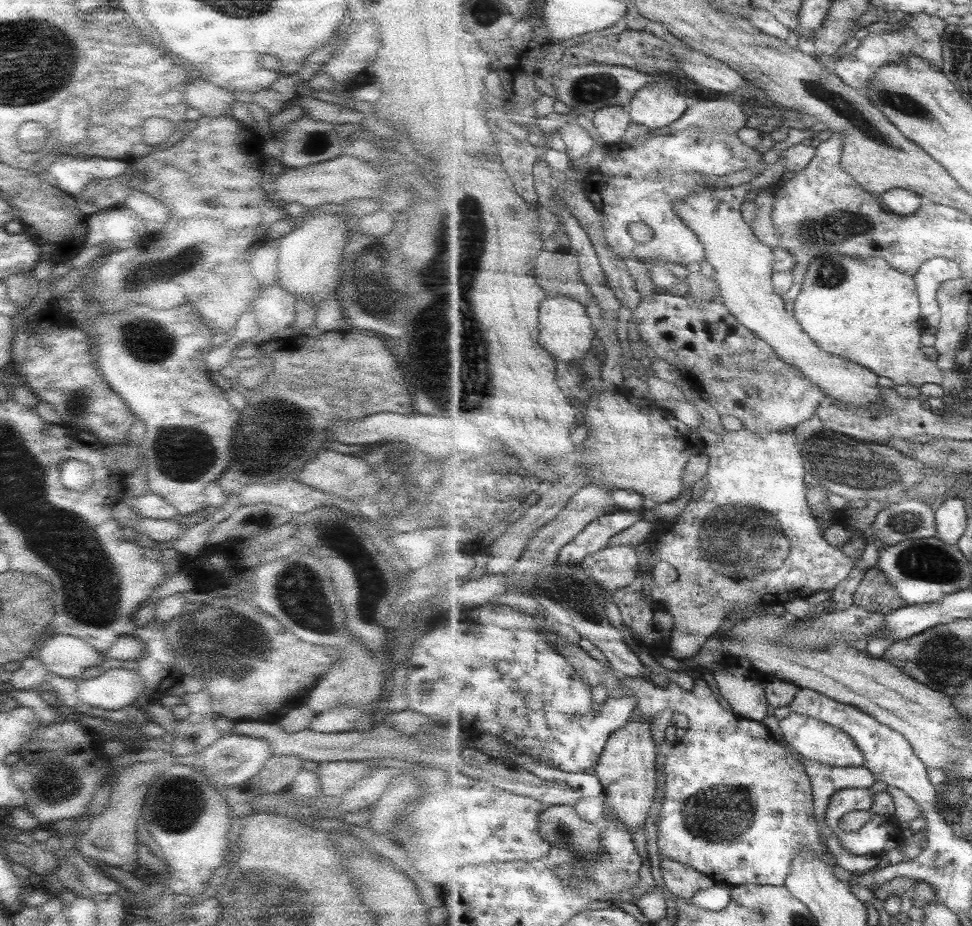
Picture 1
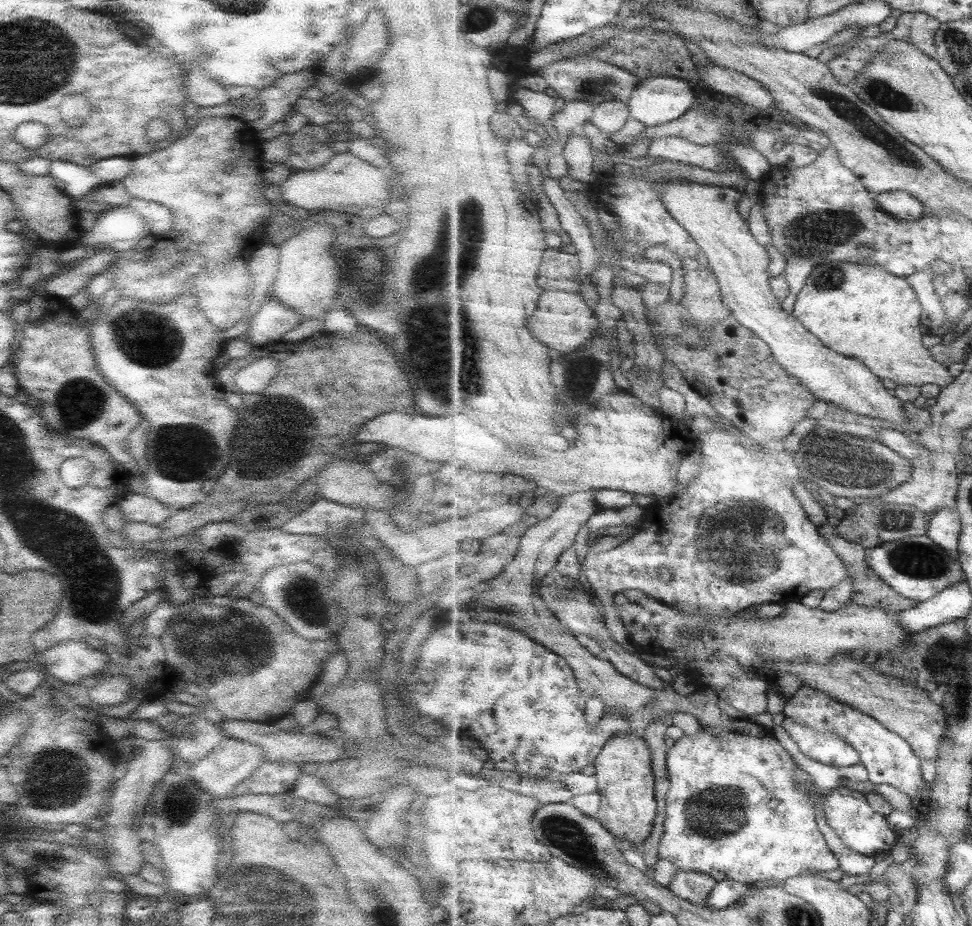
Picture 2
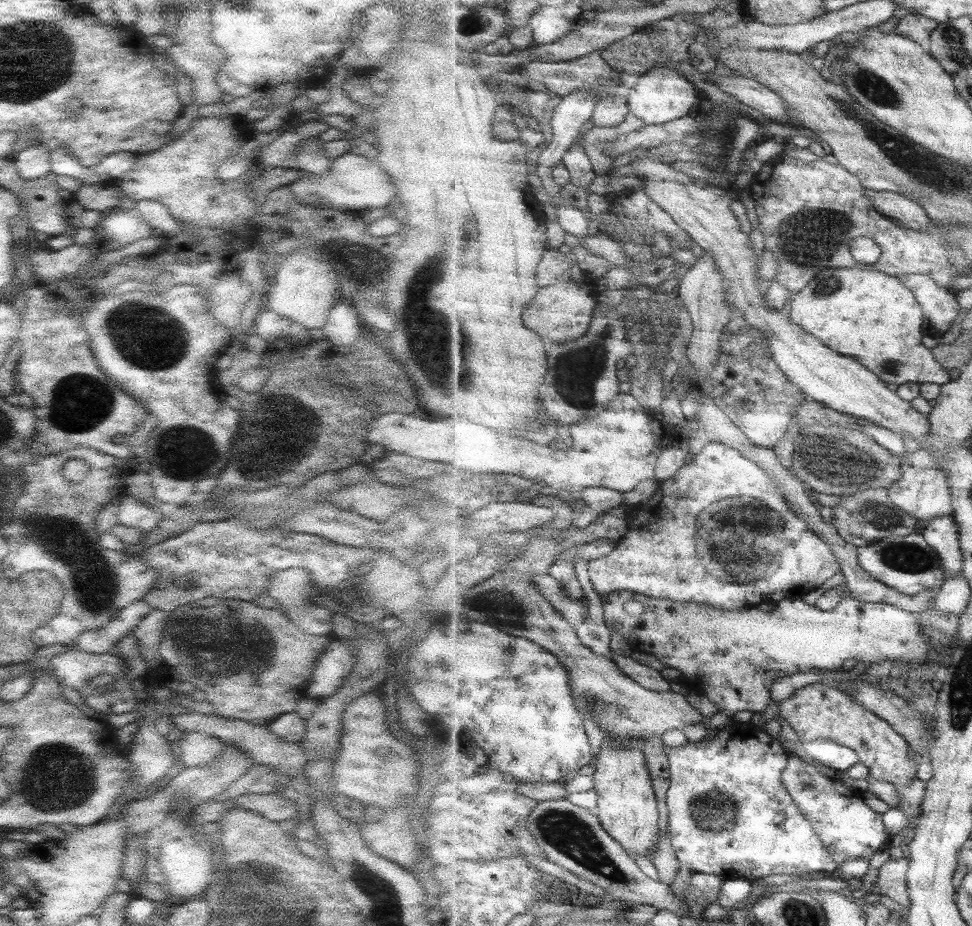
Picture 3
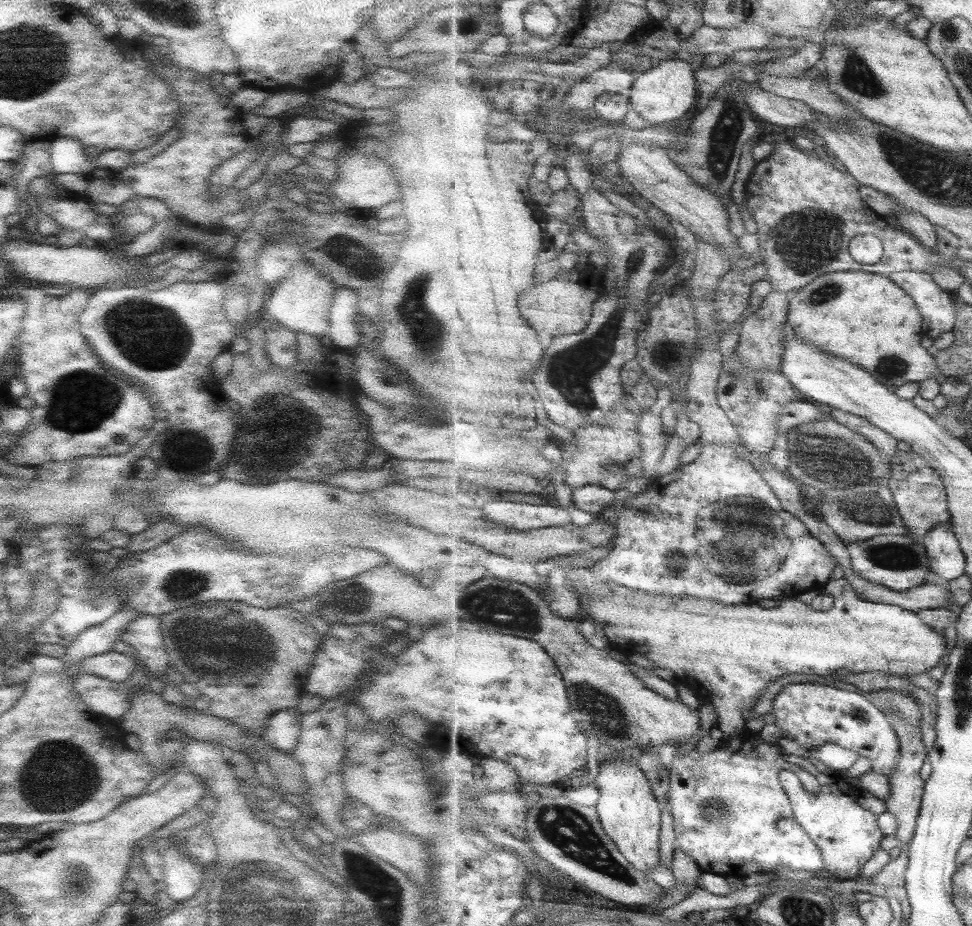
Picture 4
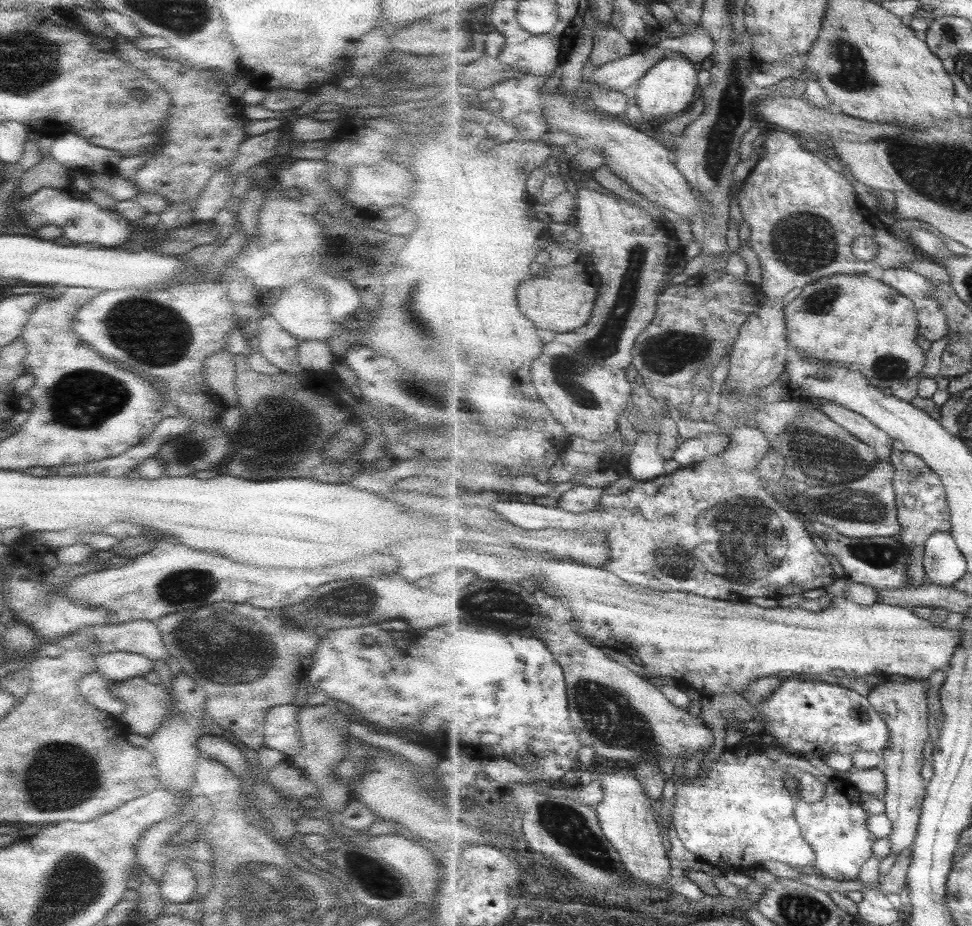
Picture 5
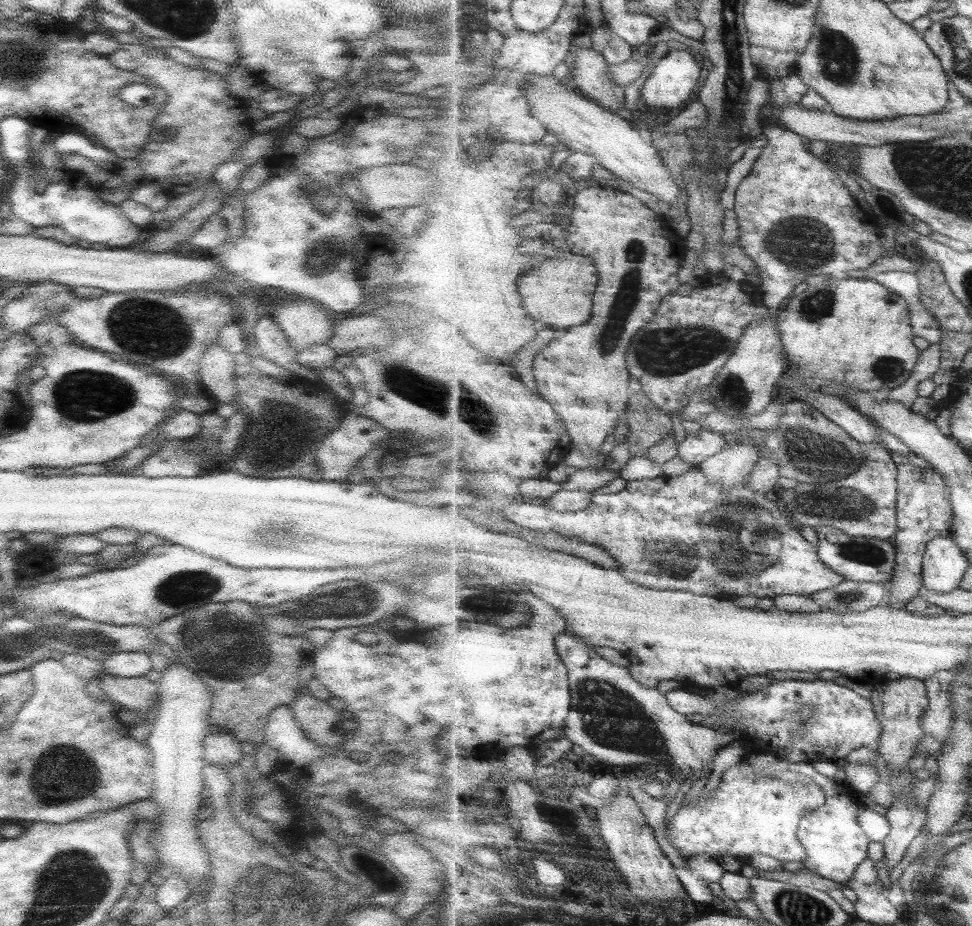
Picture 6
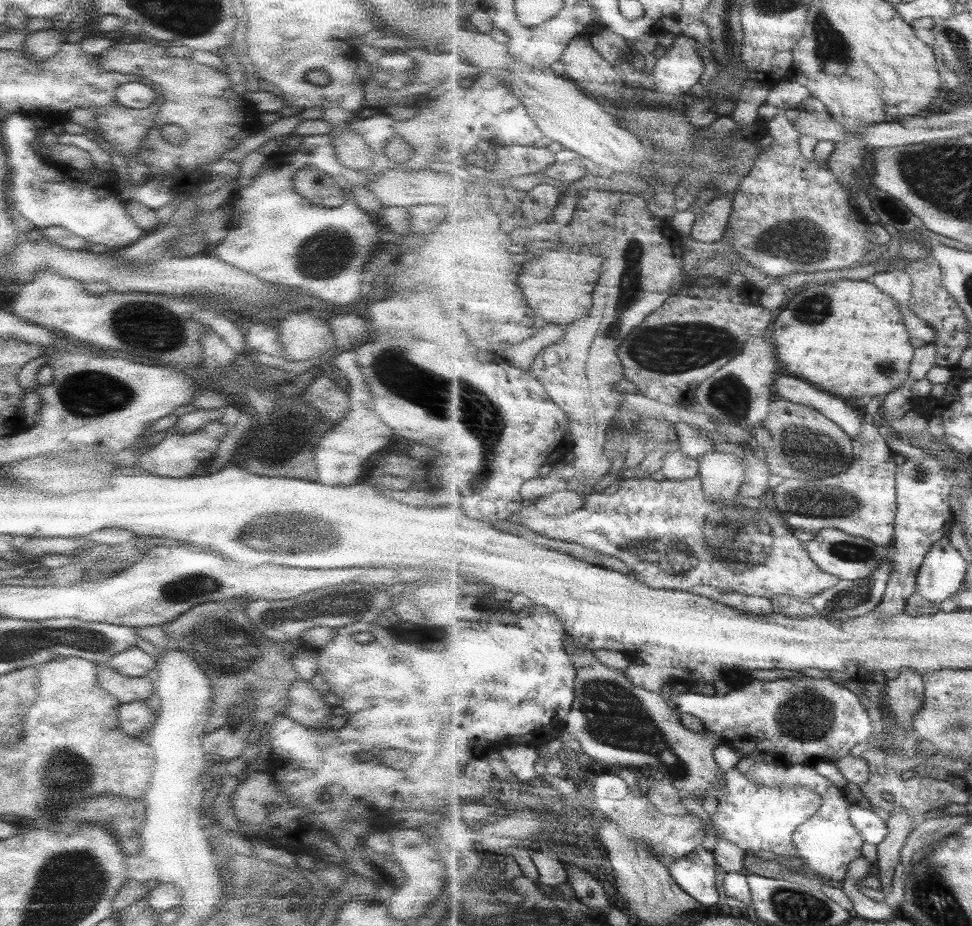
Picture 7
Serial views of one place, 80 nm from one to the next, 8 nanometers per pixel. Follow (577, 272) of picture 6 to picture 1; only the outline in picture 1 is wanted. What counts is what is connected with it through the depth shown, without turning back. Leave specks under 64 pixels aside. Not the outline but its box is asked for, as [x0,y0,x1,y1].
[538,295,595,364]

